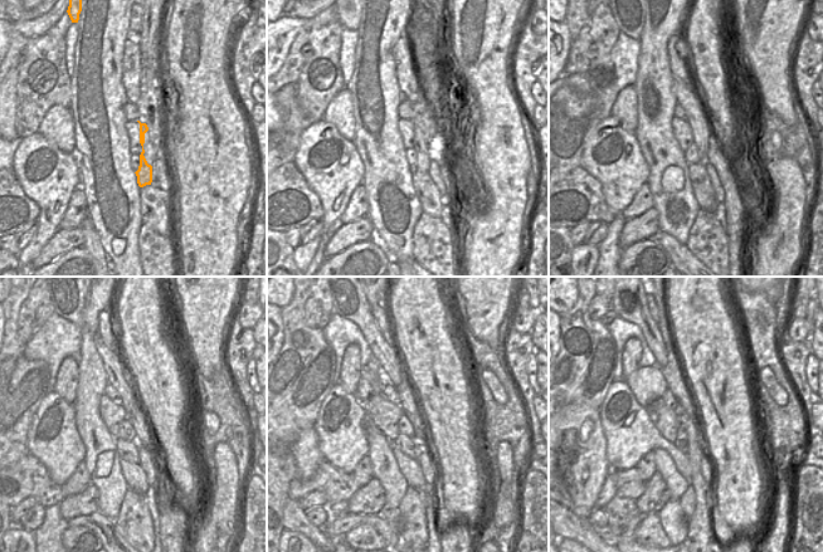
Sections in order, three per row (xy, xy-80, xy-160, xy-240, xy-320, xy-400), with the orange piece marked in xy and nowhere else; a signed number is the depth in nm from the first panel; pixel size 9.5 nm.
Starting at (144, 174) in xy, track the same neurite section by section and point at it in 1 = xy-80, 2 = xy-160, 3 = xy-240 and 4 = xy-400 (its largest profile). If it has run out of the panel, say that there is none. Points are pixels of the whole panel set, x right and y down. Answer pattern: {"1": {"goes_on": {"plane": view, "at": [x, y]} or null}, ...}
{"1": {"goes_on": {"plane": "xy-80", "at": [422, 131]}}, "2": {"goes_on": {"plane": "xy-160", "at": [691, 103]}}, "3": {"goes_on": {"plane": "xy-240", "at": [117, 376]}}, "4": {"goes_on": {"plane": "xy-400", "at": [629, 302]}}}

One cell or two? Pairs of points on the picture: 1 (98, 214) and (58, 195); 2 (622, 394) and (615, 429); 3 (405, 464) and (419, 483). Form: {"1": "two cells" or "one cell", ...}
{"1": "two cells", "2": "one cell", "3": "one cell"}

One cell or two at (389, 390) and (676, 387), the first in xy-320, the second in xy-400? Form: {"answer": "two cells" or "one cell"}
{"answer": "two cells"}

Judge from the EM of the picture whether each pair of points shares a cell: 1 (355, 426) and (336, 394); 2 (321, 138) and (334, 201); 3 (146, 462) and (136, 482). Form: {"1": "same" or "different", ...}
{"1": "same", "2": "same", "3": "different"}

